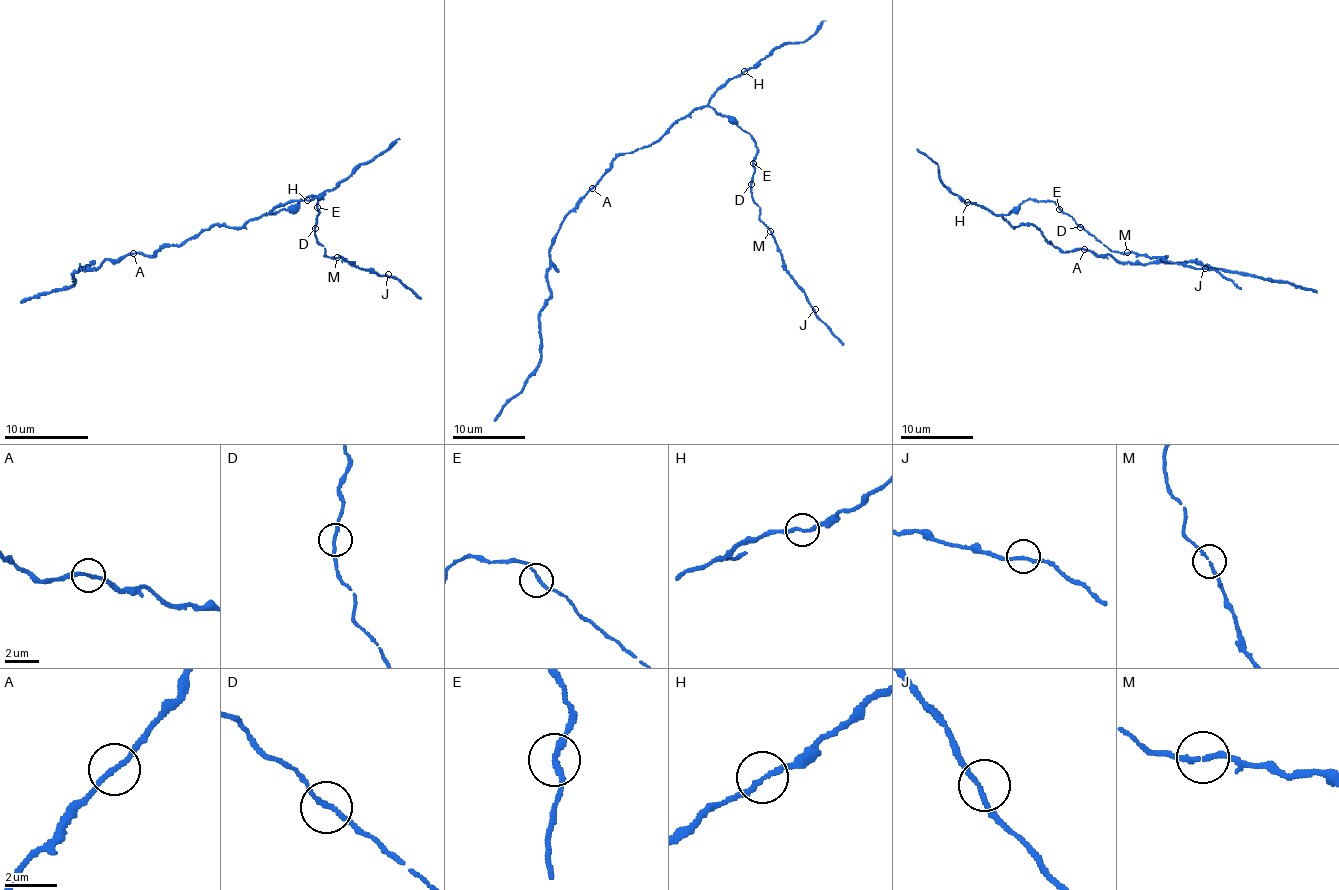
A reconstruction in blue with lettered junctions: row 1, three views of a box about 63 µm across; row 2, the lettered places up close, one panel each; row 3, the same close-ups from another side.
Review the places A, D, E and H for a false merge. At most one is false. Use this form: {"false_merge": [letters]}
{"false_merge": []}

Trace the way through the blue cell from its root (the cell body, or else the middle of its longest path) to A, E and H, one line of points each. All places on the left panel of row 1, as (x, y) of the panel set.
A: (216, 224), (179, 245), (166, 245), (154, 255), (133, 253)
E: (216, 224), (243, 226), (250, 220), (281, 210), (292, 210), (306, 197), (321, 197), (317, 207)
H: (216, 224), (243, 226), (250, 220), (260, 218), (289, 201), (306, 199)

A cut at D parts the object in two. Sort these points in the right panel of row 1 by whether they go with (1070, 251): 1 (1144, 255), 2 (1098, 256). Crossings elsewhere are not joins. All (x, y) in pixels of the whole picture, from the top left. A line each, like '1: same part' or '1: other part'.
1: other part
2: same part

